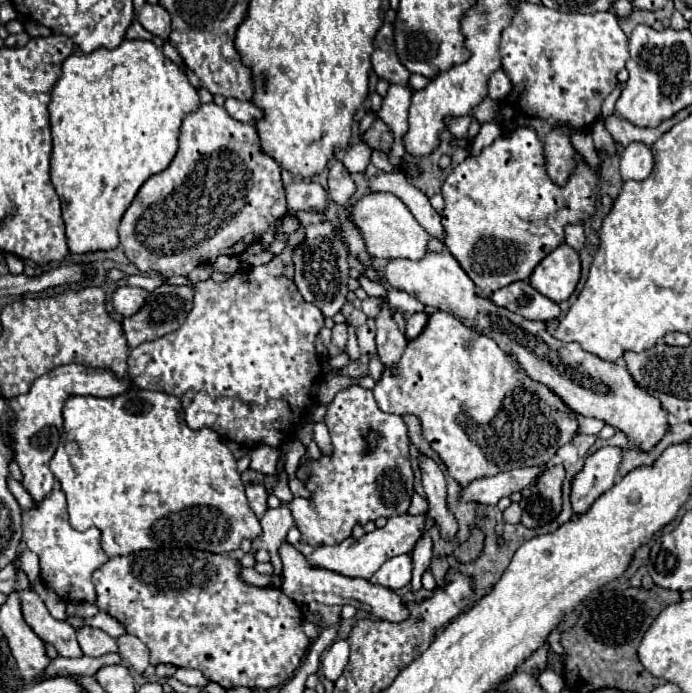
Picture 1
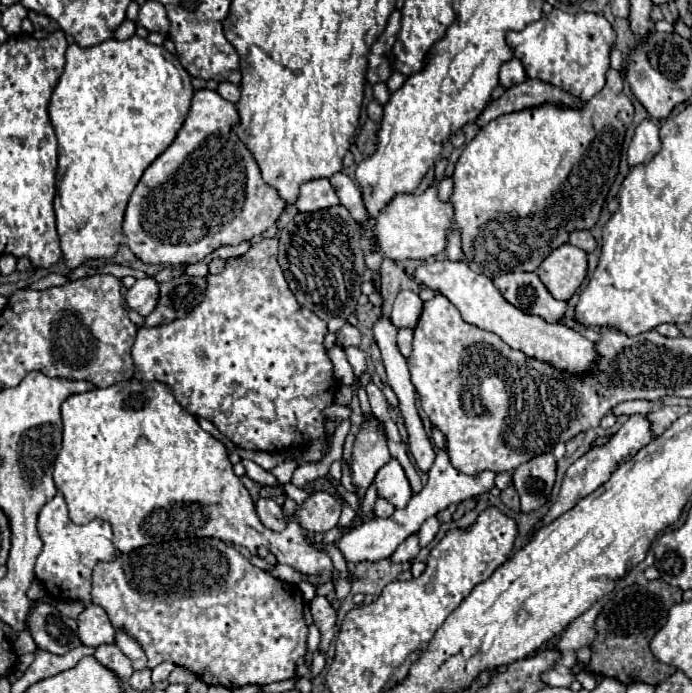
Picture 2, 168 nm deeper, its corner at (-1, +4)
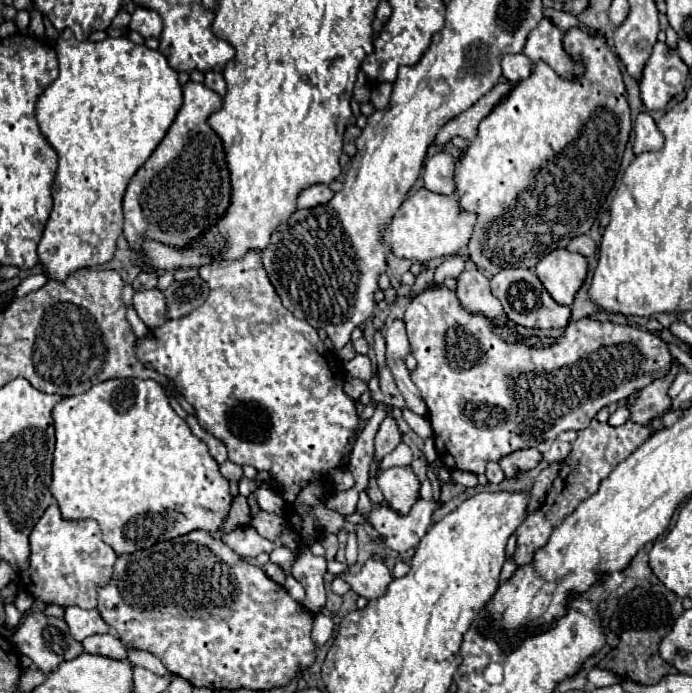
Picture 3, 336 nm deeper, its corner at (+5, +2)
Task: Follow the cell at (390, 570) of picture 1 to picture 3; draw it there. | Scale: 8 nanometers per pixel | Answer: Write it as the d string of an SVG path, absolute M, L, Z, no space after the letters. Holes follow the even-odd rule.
M417 500L413 510L403 516L393 512L391 508L383 506L383 508L373 508L371 512L363 514L372 527L385 536L385 544L395 550L395 552L405 552L409 548L415 548L421 538L425 536L429 524L431 524L431 514L437 508L435 502L425 502L425 500Z

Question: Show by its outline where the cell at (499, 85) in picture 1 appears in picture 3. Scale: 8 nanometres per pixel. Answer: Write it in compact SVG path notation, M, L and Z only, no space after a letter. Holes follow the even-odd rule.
M507 54L501 60L501 66L503 66L503 76L509 82L525 80L525 76L531 74L531 62L525 54Z

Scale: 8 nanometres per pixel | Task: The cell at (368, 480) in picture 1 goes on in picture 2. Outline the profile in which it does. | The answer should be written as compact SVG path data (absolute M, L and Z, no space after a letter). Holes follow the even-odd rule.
M391 460L377 472L375 484L377 484L379 496L383 496L385 500L395 500L395 502L399 502L401 508L405 508L409 504L413 492L411 492L409 480L397 460Z

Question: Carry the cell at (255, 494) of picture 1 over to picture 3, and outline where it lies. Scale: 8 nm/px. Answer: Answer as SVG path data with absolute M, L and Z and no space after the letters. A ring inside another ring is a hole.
M261 510L257 516L253 516L249 526L255 528L263 538L275 540L283 530L283 518L277 516L277 514L269 514L269 512Z

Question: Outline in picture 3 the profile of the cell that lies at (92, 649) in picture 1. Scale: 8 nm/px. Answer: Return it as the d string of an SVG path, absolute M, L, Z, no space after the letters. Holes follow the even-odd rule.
M69 606L65 608L65 622L77 642L83 642L87 636L95 636L95 634L109 634L111 630L95 608L83 610L79 606Z

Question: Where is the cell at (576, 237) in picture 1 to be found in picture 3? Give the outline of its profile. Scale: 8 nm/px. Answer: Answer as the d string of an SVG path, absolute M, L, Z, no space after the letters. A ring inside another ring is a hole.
M583 234L583 236L573 238L573 240L569 242L567 250L569 250L569 252L579 252L579 254L583 254L583 256L591 256L591 254L595 252L595 242L593 242L589 236Z

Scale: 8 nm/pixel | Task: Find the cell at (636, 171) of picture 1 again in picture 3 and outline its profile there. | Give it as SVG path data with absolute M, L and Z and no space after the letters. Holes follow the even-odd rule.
M639 114L633 126L635 132L635 142L633 142L633 152L643 154L651 150L661 150L663 148L663 136L655 126L655 120L649 114Z

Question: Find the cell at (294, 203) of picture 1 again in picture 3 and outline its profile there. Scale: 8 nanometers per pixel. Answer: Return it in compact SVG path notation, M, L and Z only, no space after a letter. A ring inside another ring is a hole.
M313 184L305 188L297 198L297 208L315 208L319 204L327 204L333 198L333 192L327 184Z

